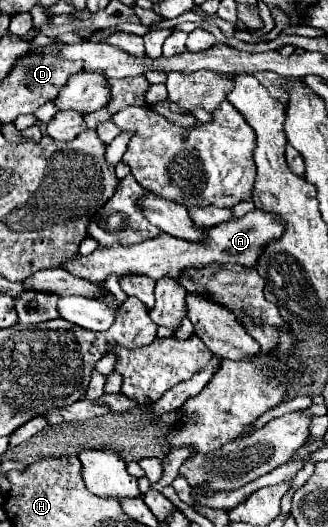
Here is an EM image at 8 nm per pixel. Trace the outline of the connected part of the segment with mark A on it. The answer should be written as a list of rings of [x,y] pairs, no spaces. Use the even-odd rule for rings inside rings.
[[[253,209],[249,211],[243,219],[231,219],[227,223],[203,229],[203,239],[201,241],[187,241],[187,239],[179,239],[173,237],[169,233],[161,233],[159,237],[153,237],[149,241],[143,241],[141,245],[129,245],[129,247],[121,247],[115,245],[113,249],[95,249],[91,255],[87,257],[79,257],[75,261],[65,263],[63,267],[87,281],[105,281],[107,275],[147,275],[151,279],[157,281],[157,277],[163,277],[165,273],[169,273],[169,277],[179,279],[183,273],[191,271],[191,269],[205,269],[211,263],[223,263],[223,265],[241,265],[245,269],[255,269],[263,249],[279,239],[285,231],[285,221],[281,217],[277,217],[275,213],[269,211],[261,211],[261,209]]]

